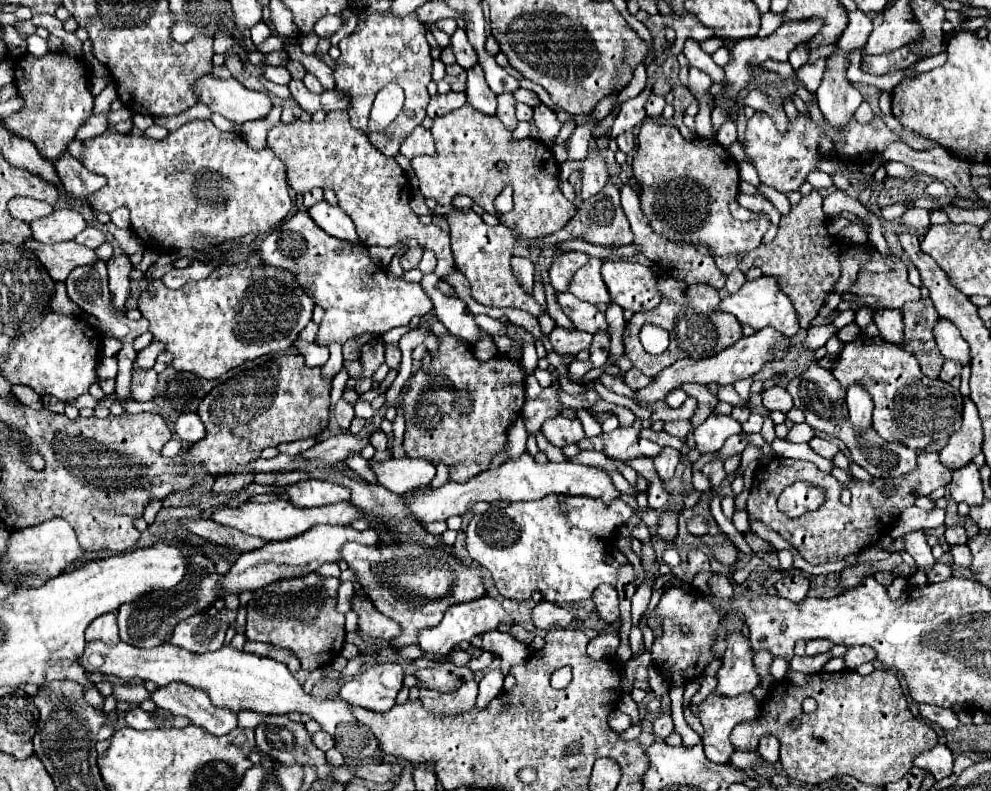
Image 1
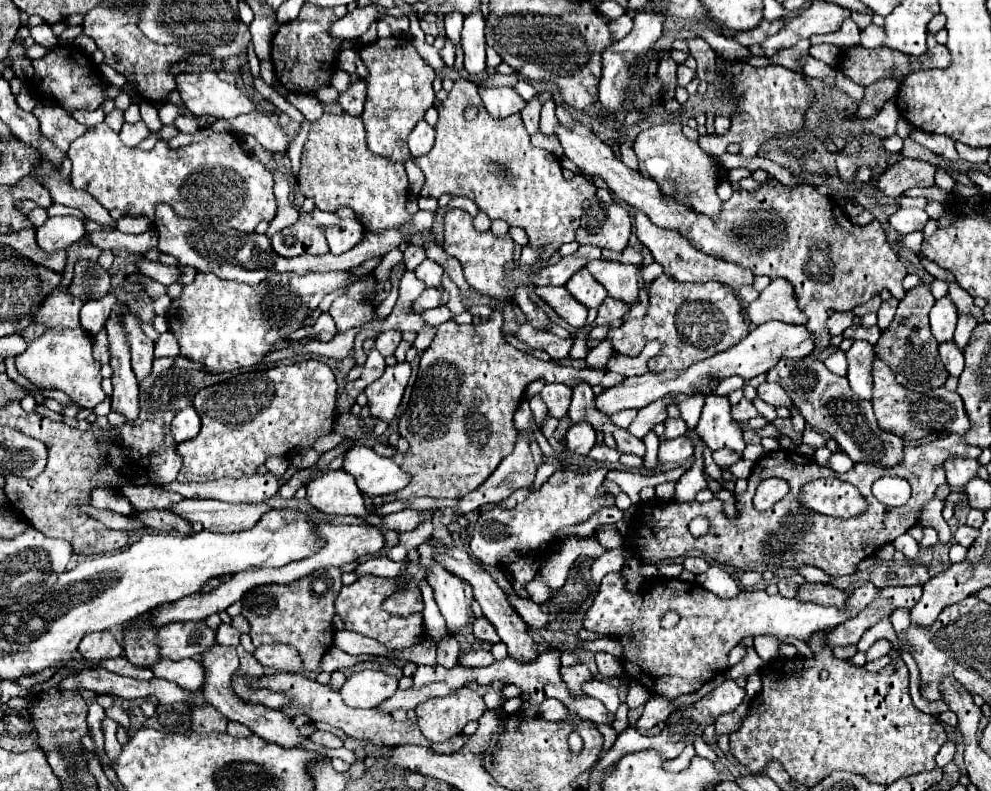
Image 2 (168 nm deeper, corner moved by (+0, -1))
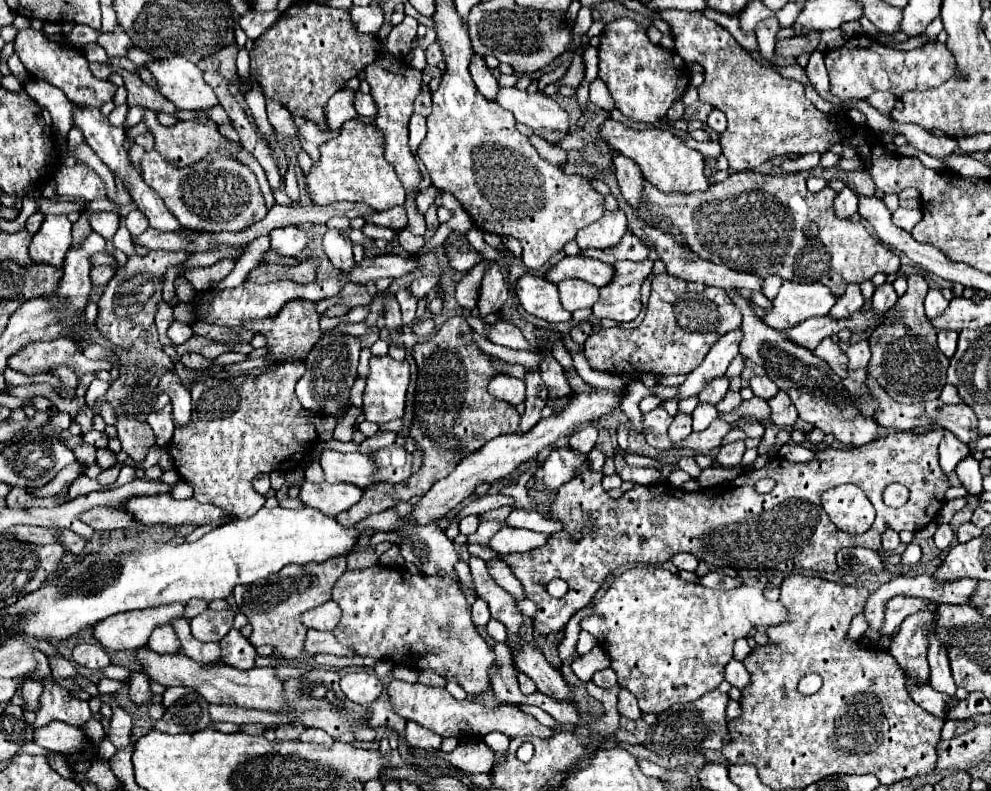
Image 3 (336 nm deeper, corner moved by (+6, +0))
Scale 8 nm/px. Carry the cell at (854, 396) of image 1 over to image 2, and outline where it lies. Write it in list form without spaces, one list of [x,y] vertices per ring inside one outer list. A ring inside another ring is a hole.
[[[855,341],[853,347],[847,351],[847,361],[849,361],[847,379],[853,391],[861,395],[861,399],[869,399],[873,389],[873,377],[871,377],[873,357],[875,357],[873,345],[867,341]]]

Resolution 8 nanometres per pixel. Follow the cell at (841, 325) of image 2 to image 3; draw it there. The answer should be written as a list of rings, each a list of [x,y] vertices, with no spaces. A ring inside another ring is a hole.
[[[847,286],[845,294],[837,300],[837,304],[831,308],[831,316],[835,320],[843,320],[843,318],[849,318],[851,314],[859,312],[863,306],[863,296],[861,296],[861,290],[859,286]]]

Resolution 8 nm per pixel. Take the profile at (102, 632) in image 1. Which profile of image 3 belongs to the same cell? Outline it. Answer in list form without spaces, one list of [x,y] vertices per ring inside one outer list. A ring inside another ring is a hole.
[[[81,642],[73,648],[73,660],[79,664],[79,666],[85,666],[85,668],[93,668],[93,670],[99,670],[99,668],[105,668],[111,664],[111,658],[107,654],[107,650],[103,646],[99,646],[97,642]]]

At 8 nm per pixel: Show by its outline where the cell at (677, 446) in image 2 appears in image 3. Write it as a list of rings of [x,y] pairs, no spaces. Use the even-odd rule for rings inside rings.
[[[675,414],[675,420],[669,428],[669,438],[673,448],[681,448],[681,442],[691,434],[691,416],[689,414]]]

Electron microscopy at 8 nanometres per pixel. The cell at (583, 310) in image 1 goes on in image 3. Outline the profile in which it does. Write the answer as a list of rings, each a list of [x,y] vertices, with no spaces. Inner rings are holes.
[[[525,274],[515,284],[515,292],[517,292],[521,306],[529,314],[543,318],[547,322],[569,322],[571,320],[571,312],[563,310],[559,302],[557,284],[553,282],[547,282],[545,278],[539,278],[533,274]]]

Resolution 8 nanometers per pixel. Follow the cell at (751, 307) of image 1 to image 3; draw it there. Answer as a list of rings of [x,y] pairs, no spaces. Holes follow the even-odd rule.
[[[785,280],[771,302],[773,308],[763,310],[761,320],[771,328],[785,330],[813,316],[827,316],[837,300],[831,290],[819,282],[799,284]]]

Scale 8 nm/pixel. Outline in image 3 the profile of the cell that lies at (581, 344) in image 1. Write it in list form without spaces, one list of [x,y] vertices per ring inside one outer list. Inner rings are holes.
[[[499,320],[497,324],[489,326],[487,336],[493,344],[501,344],[515,350],[533,350],[533,346],[525,340],[523,332],[509,320]]]

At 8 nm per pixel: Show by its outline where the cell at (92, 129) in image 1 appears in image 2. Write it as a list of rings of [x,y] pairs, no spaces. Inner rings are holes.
[[[77,109],[77,111],[71,111],[71,117],[73,117],[75,121],[79,121],[79,123],[83,123],[87,129],[91,129],[91,127],[95,127],[97,123],[101,123],[101,121],[103,121],[105,113],[103,113],[101,109],[95,109],[95,111]]]

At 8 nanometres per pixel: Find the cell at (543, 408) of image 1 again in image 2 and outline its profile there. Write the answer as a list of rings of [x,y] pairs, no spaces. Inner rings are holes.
[[[547,383],[541,391],[543,401],[549,407],[549,415],[561,419],[569,411],[571,403],[571,389],[565,383]]]

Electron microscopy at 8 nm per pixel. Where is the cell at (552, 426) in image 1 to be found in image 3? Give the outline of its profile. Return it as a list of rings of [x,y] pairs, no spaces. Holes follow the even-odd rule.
[[[587,424],[587,428],[581,428],[575,434],[571,434],[569,446],[571,446],[571,450],[575,450],[579,454],[589,454],[595,446],[595,440],[597,440],[597,428]]]

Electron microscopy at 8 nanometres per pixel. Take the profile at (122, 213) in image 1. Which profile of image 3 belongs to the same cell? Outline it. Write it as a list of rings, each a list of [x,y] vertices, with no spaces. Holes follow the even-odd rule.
[[[133,210],[133,212],[129,212],[129,214],[125,216],[125,226],[127,226],[127,230],[135,236],[135,234],[145,232],[145,230],[149,228],[149,222],[147,222],[147,218],[145,218],[143,212]]]

